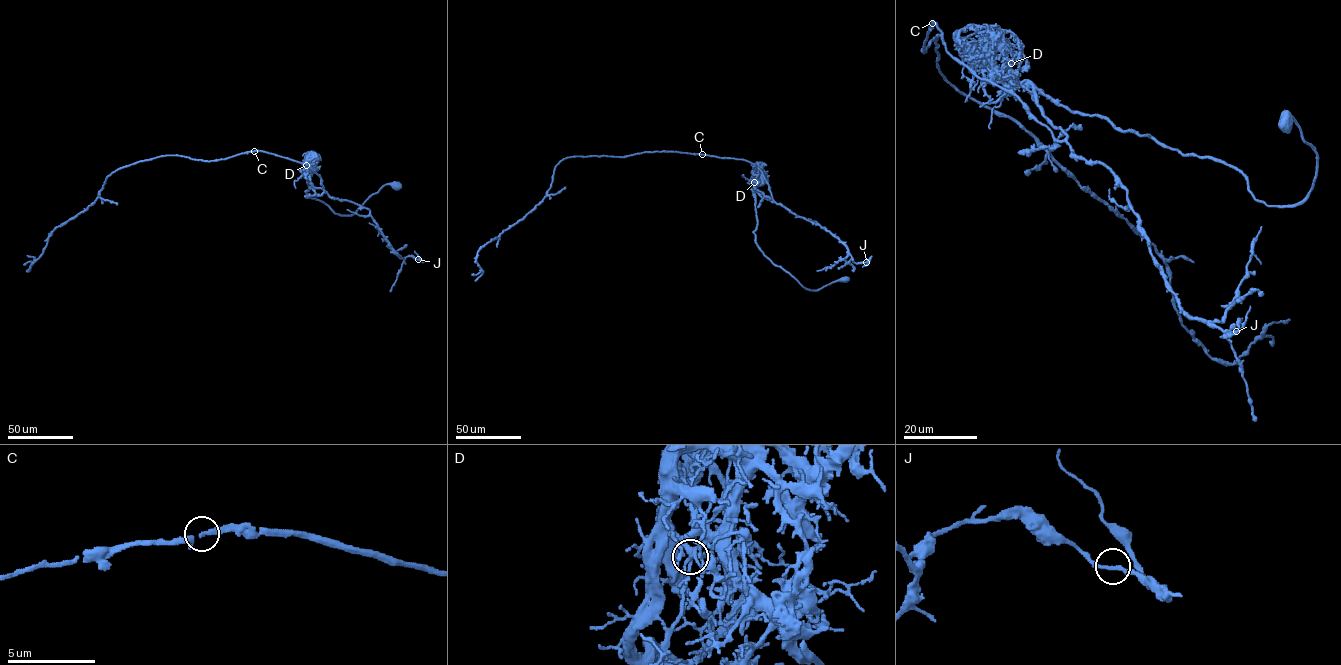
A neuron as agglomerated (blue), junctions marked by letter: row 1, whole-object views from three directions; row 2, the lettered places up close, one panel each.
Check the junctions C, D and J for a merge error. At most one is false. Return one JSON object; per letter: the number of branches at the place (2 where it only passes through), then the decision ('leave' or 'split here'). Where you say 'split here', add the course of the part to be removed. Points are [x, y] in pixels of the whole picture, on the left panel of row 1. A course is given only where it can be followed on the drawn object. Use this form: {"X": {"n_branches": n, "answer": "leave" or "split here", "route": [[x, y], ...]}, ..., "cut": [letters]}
{"C": {"n_branches": 3, "answer": "leave"}, "D": {"n_branches": 4, "answer": "leave"}, "J": {"n_branches": 2, "answer": "leave"}, "cut": []}

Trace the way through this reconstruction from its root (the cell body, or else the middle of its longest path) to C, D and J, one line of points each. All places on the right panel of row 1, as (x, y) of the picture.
C: (1284, 120), (1316, 152), (1316, 175), (1301, 201), (1268, 206), (1222, 162), (979, 78), (932, 23)
D: (1284, 120), (1316, 152), (1316, 175), (1301, 201), (1268, 206), (1231, 165), (1072, 113), (1013, 84), (1011, 63)
J: (1284, 120), (1316, 175), (1268, 206), (1231, 165), (1035, 90), (1127, 190), (1178, 305), (1236, 331)

